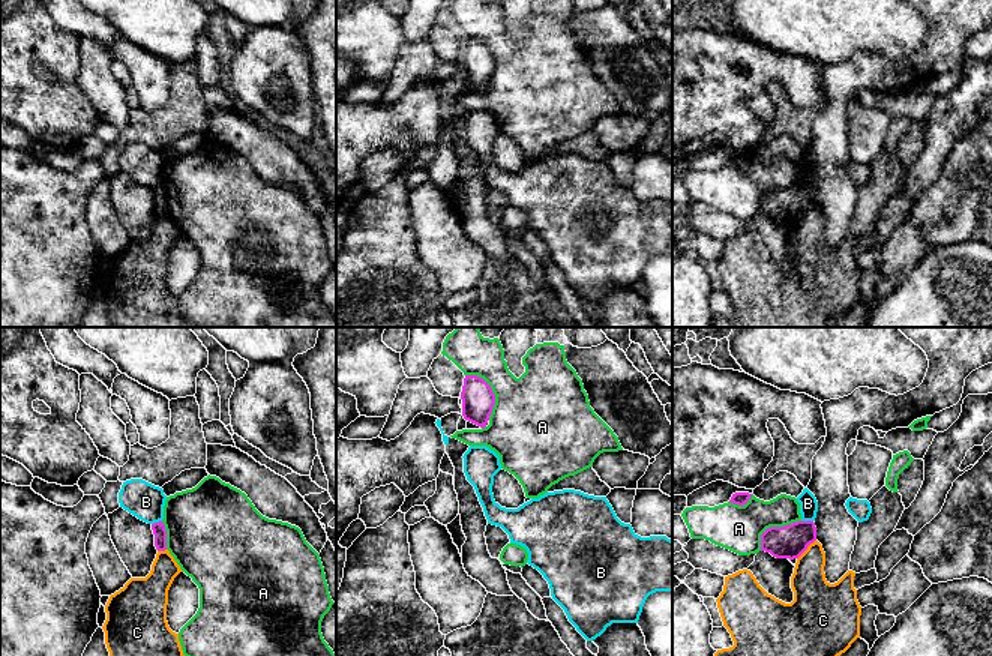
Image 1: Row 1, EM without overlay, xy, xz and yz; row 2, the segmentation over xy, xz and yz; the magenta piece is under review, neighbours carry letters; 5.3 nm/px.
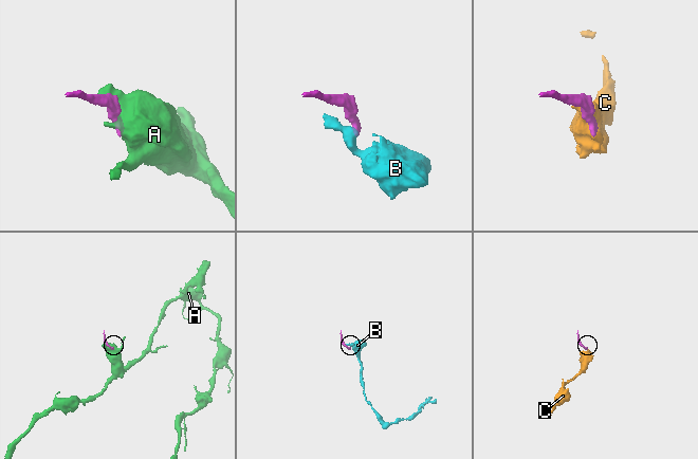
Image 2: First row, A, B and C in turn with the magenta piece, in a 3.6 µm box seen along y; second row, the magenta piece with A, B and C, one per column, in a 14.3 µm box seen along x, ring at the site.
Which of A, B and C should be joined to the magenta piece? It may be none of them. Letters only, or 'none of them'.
none of them

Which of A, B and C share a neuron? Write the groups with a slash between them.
A / B / C

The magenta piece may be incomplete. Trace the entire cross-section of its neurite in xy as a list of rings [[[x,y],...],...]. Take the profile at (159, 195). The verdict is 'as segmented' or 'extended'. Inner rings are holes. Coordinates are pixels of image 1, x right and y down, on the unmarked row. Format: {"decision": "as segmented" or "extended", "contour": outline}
{"decision": "as segmented", "contour": [[[162,185],[152,188],[152,194],[155,198],[155,210],[158,215],[167,213],[167,194]]]}

